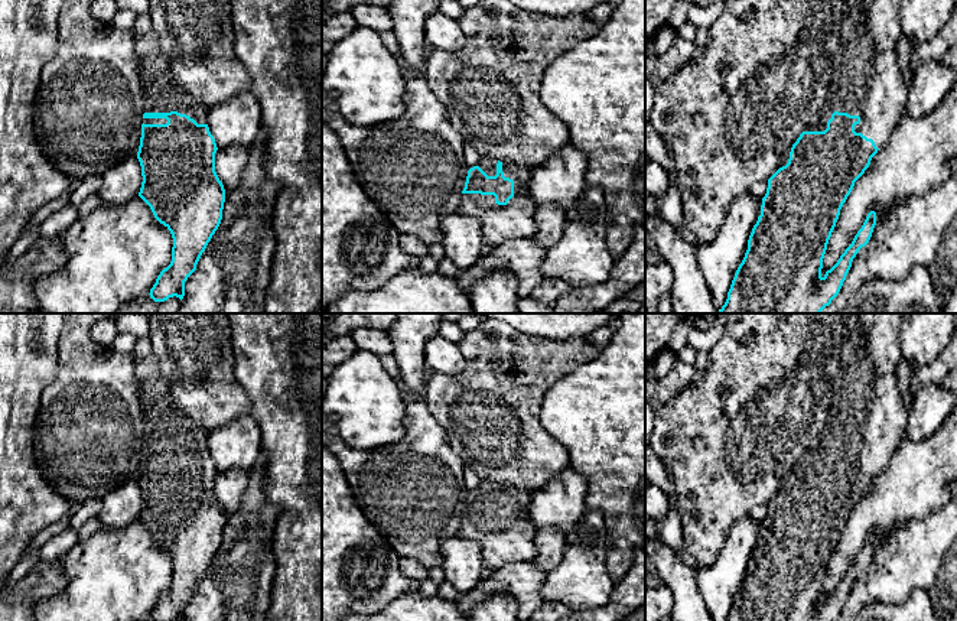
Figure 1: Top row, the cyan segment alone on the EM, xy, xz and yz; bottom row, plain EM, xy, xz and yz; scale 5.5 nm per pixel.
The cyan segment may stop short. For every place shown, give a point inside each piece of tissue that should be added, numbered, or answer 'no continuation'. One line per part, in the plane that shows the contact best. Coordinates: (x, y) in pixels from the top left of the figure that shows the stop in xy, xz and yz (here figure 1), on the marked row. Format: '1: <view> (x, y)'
1: yz (869, 84)

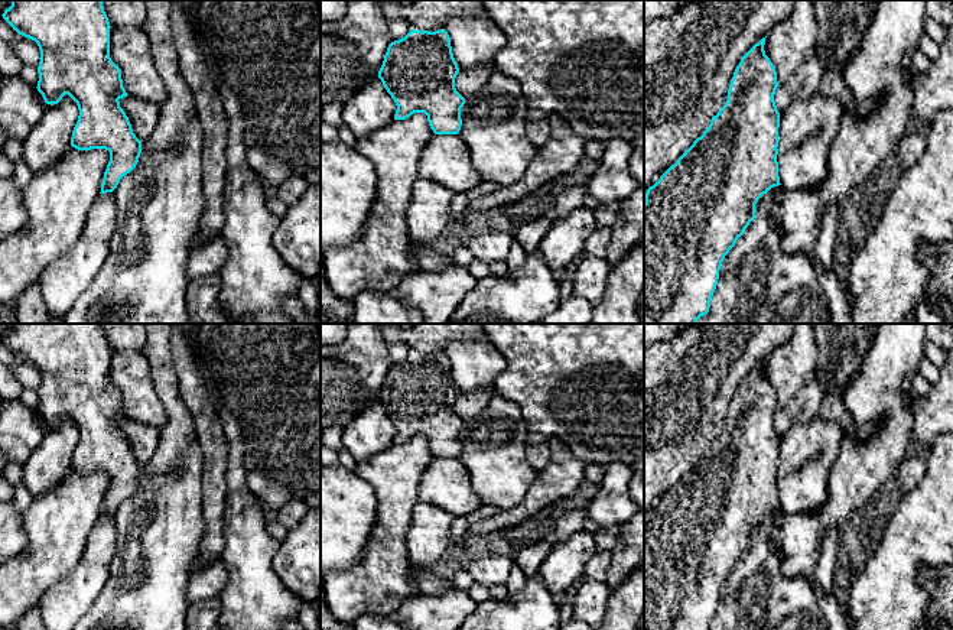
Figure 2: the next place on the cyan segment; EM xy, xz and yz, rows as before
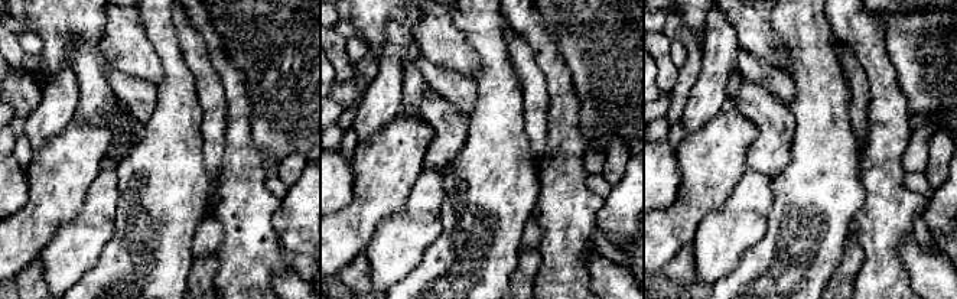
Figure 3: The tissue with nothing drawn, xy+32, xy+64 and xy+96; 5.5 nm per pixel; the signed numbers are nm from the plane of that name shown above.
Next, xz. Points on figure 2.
no continuation

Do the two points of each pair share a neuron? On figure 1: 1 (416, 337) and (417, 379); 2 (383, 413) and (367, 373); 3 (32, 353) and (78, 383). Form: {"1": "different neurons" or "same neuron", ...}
{"1": "same neuron", "2": "same neuron", "3": "different neurons"}

